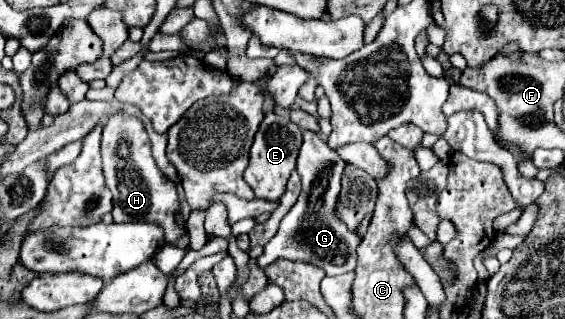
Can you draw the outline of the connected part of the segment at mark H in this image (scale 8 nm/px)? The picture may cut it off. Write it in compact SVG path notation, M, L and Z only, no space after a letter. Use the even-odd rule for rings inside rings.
M116 112L108 118L102 130L102 164L106 186L114 194L114 222L156 222L166 232L166 242L176 242L186 234L174 224L174 212L178 210L176 186L156 168L150 152L150 138L140 118L126 112ZM126 158L126 162L122 162Z

